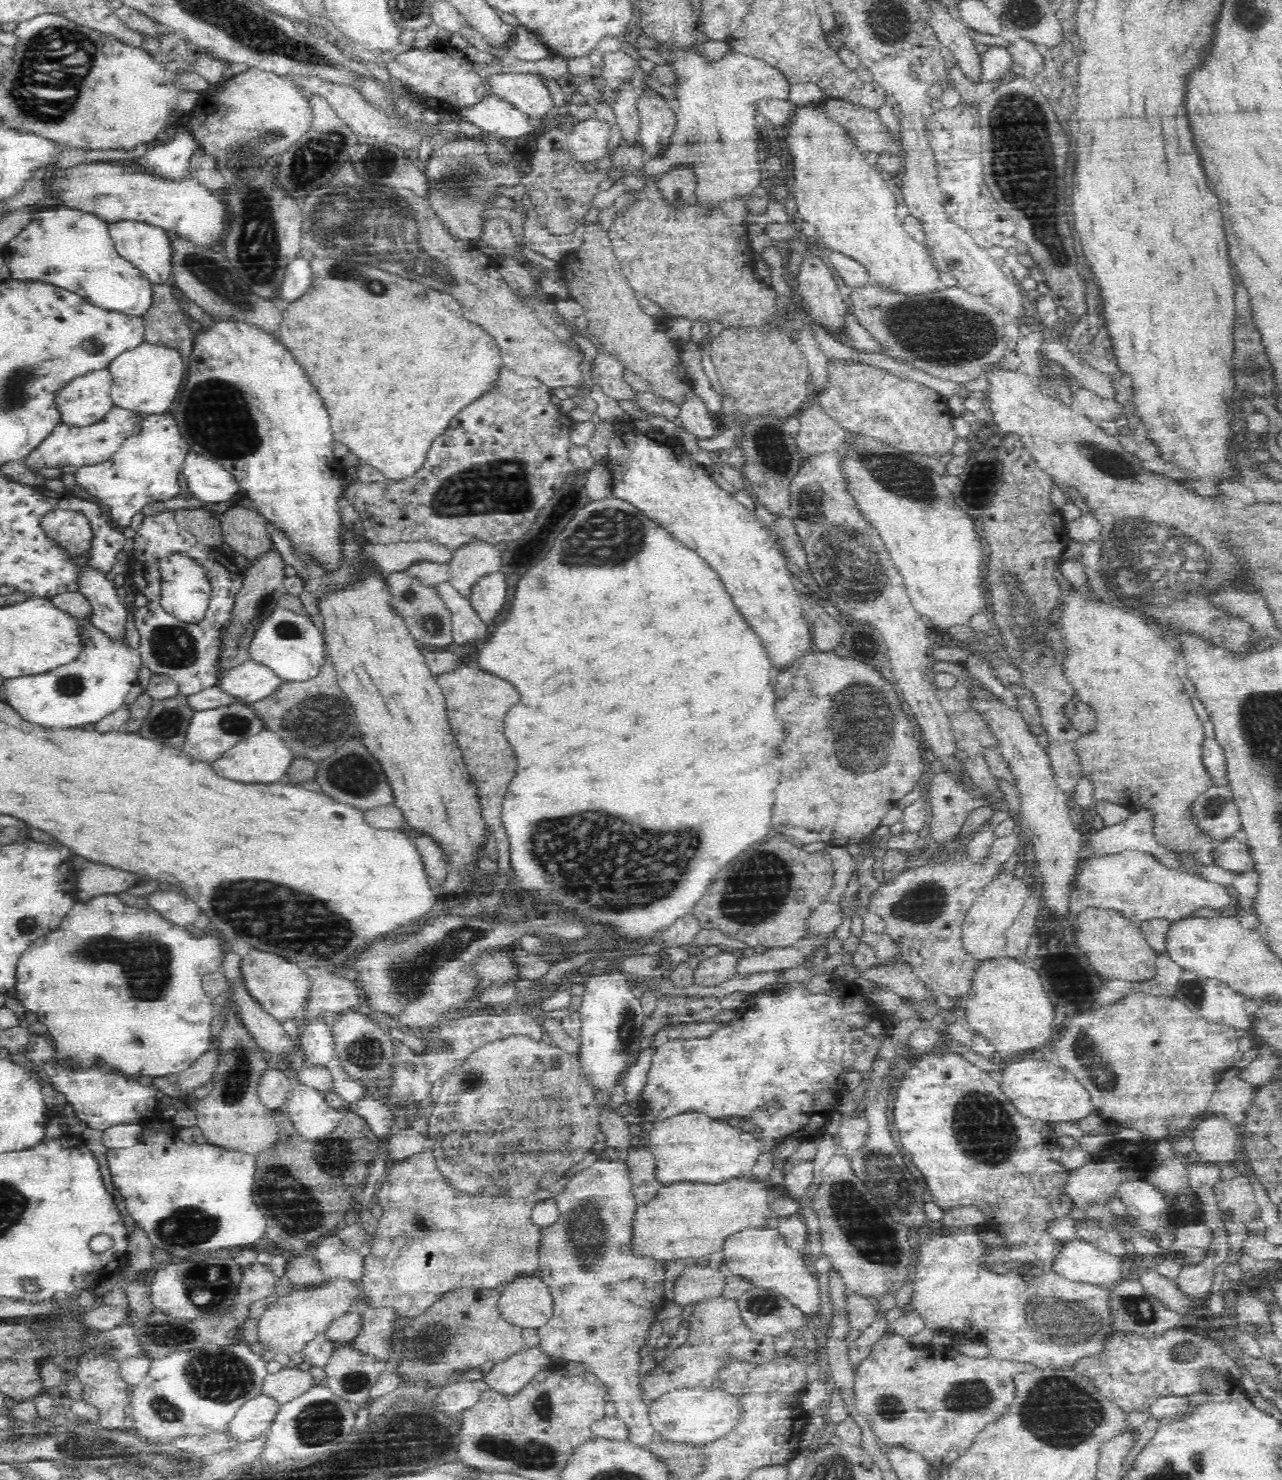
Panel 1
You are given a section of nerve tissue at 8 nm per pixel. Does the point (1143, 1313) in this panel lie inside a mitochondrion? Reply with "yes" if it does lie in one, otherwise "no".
yes

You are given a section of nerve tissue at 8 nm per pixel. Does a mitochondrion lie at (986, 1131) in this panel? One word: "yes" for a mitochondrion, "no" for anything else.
yes

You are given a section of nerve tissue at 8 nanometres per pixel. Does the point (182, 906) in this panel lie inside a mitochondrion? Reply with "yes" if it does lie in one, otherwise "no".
no

